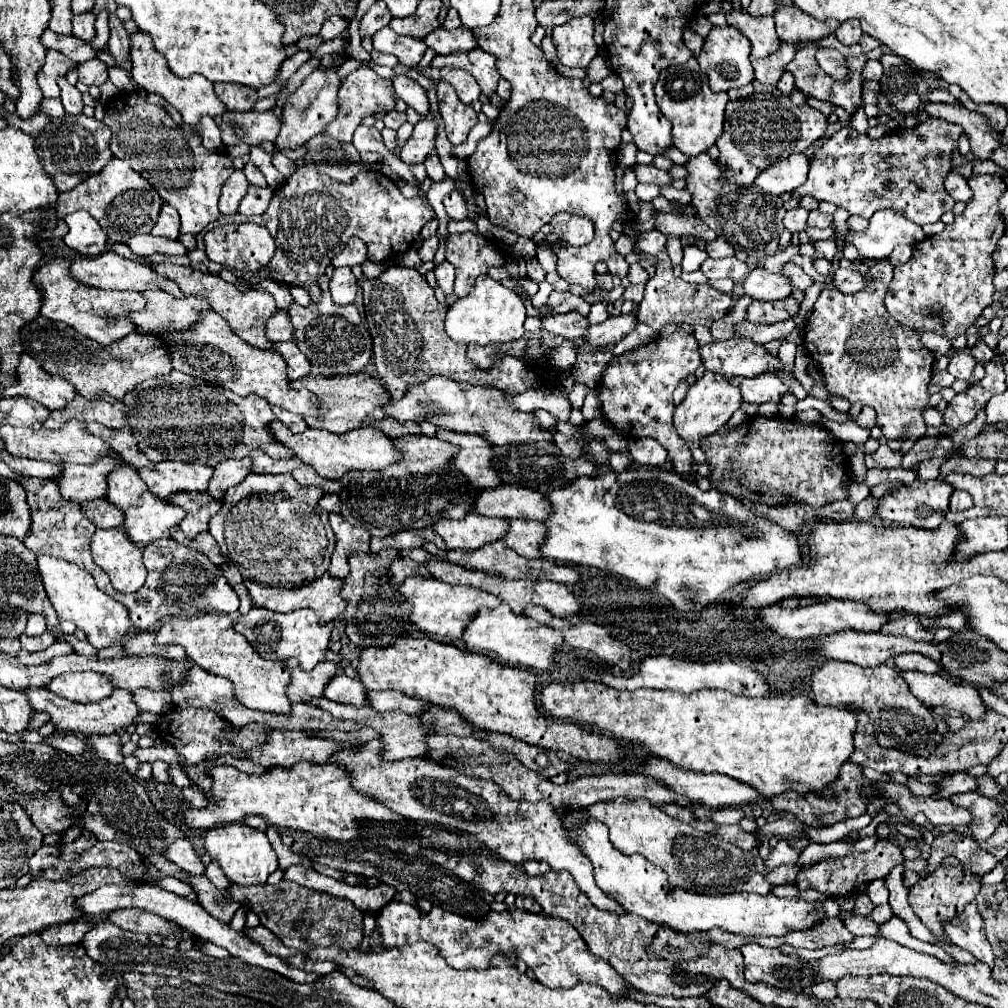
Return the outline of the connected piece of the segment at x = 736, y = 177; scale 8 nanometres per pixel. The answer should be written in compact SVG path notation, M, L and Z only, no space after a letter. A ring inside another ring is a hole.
M752 93L750 97L730 101L726 105L724 133L716 141L720 149L722 179L736 185L754 183L756 175L772 163L786 159L792 153L800 153L818 141L826 131L826 115L810 105L794 105L788 95L782 93Z

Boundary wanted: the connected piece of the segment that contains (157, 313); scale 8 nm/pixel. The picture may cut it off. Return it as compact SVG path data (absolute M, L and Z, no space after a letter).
M144 291L146 307L142 311L128 313L128 318L142 331L154 331L158 327L188 329L202 309L210 309L204 297L186 295L182 299L166 291Z

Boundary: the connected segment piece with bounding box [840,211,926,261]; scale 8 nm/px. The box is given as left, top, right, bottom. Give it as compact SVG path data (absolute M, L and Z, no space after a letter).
M876 211L864 231L846 231L844 239L840 239L840 245L852 245L864 259L880 261L886 259L894 247L902 243L914 245L924 237L926 233L922 231L922 227L908 221L902 213Z

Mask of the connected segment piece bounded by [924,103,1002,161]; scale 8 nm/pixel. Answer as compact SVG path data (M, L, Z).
M928 103L926 113L964 129L970 139L970 151L976 159L992 159L992 153L1002 145L1002 131L992 129L990 121L978 111L968 111L962 103Z

